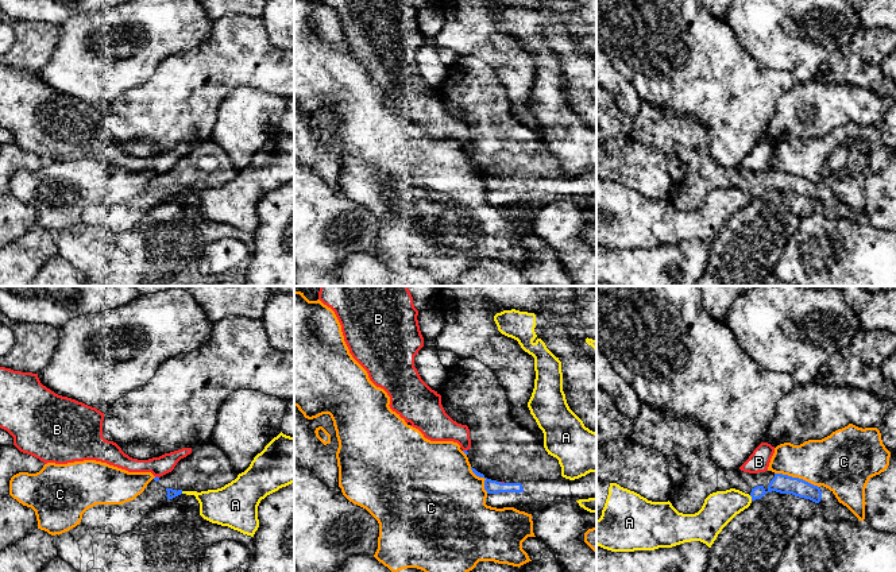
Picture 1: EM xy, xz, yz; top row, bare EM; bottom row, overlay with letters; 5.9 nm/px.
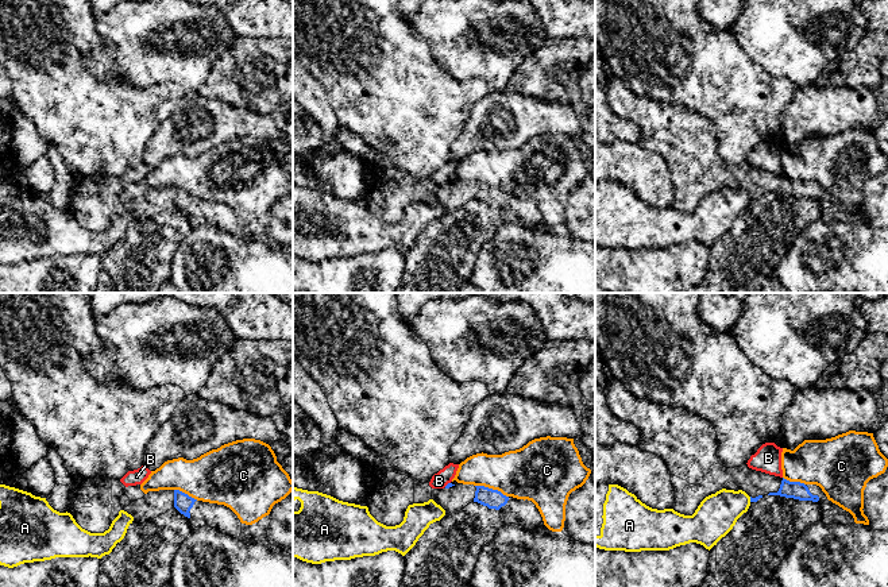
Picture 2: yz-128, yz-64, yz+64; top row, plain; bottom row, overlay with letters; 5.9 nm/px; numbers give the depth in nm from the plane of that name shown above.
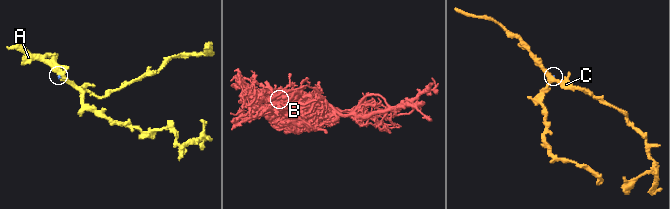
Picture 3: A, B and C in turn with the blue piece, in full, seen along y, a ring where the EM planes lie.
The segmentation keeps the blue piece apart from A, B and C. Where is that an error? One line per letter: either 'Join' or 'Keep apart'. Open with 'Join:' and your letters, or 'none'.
Join: none
A: Keep apart
B: Keep apart
C: Keep apart

